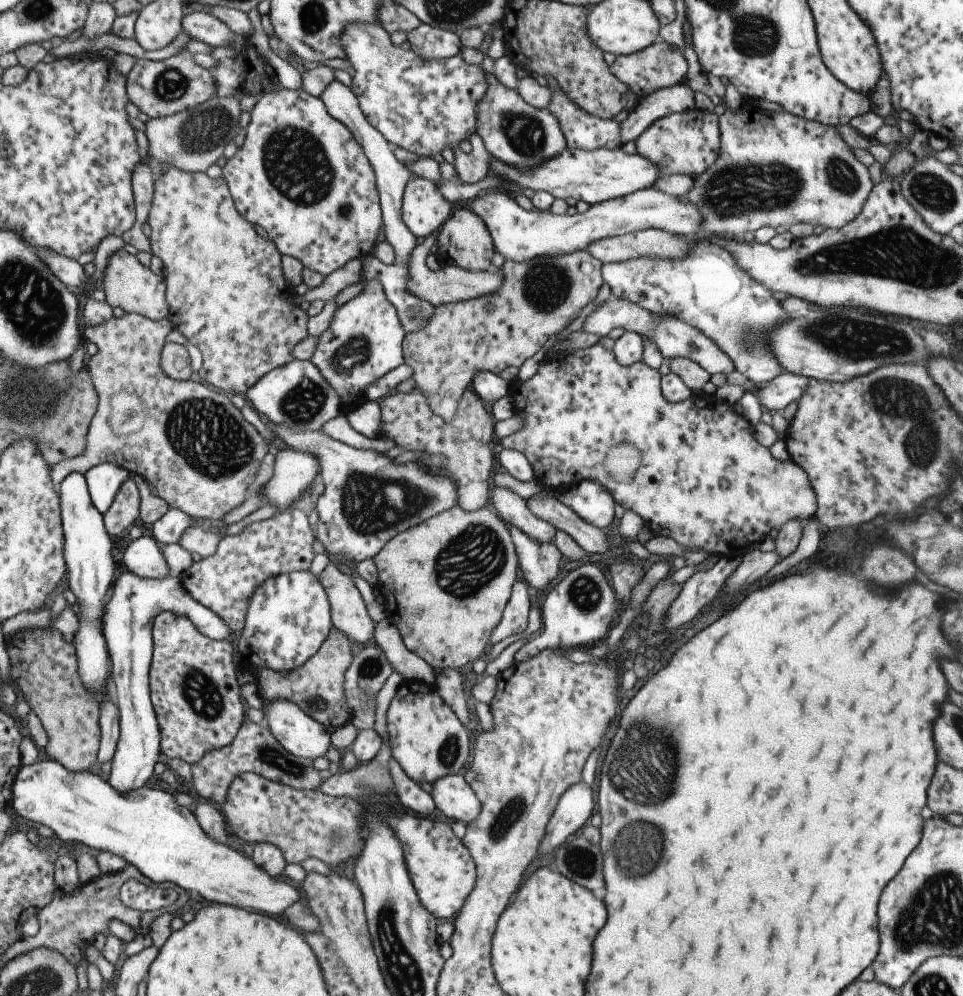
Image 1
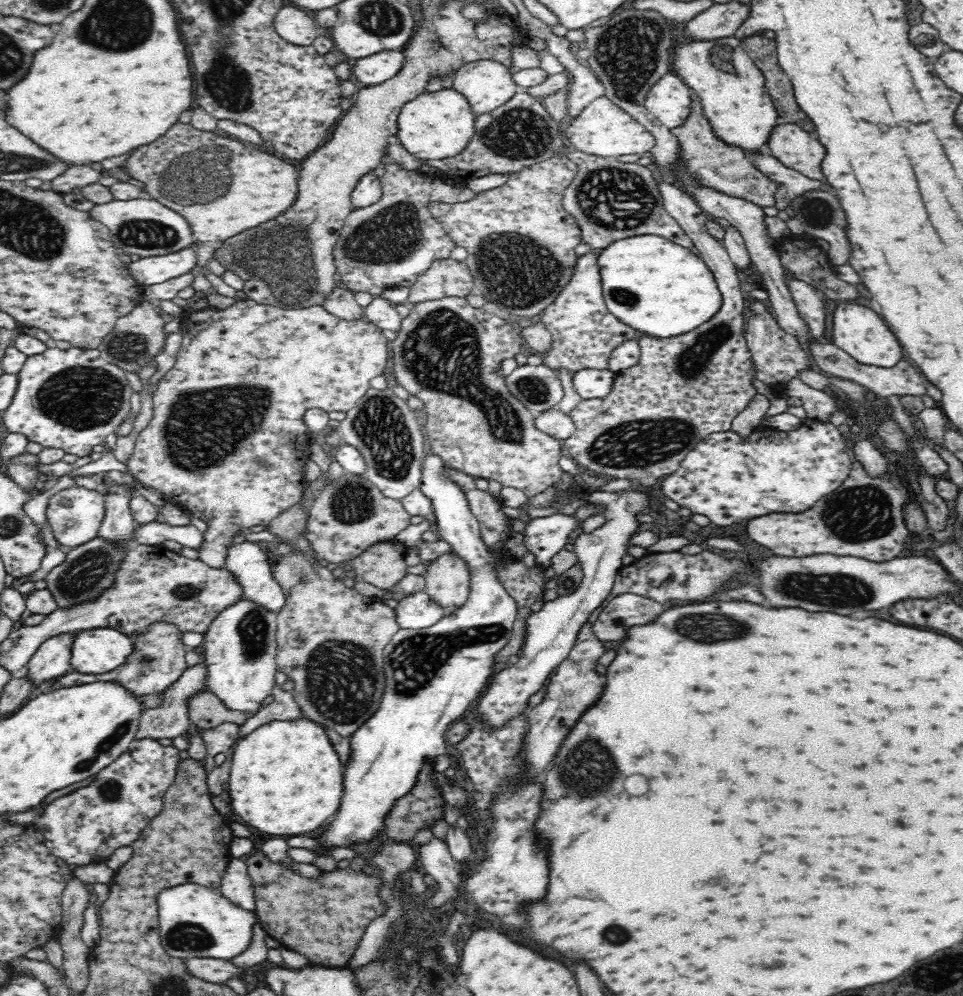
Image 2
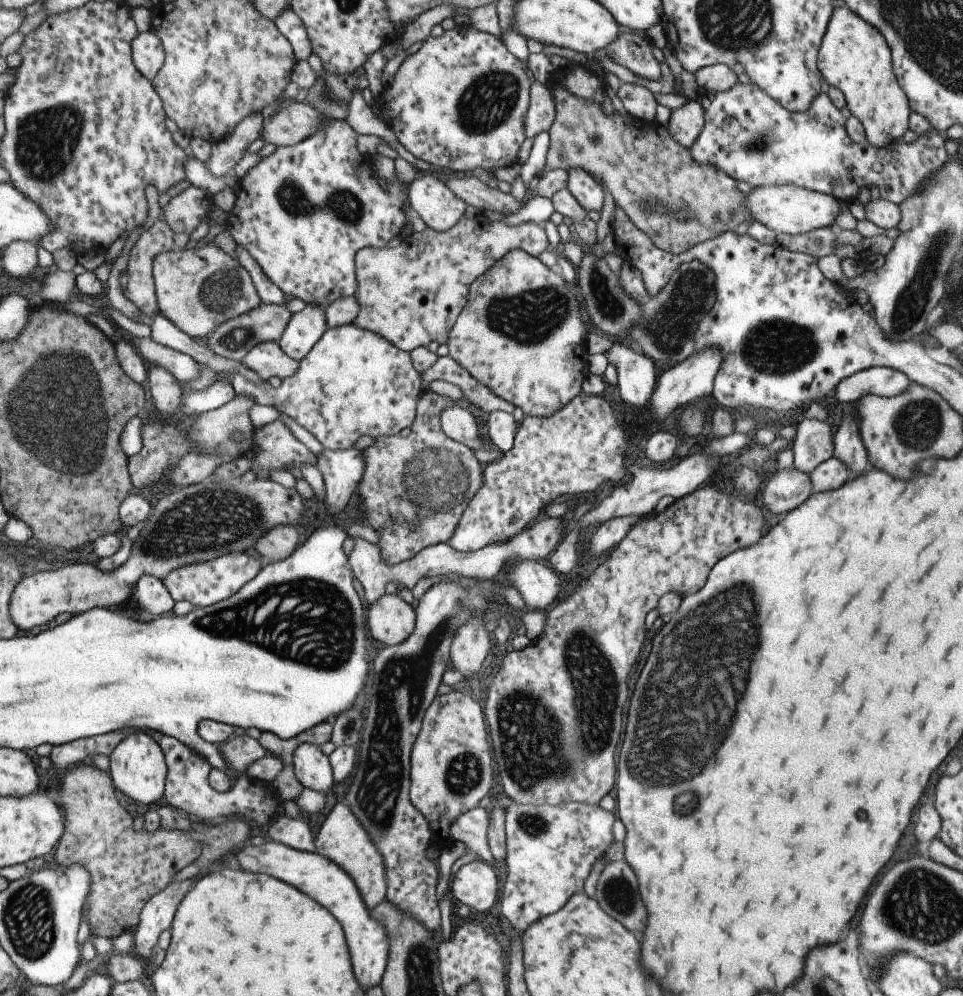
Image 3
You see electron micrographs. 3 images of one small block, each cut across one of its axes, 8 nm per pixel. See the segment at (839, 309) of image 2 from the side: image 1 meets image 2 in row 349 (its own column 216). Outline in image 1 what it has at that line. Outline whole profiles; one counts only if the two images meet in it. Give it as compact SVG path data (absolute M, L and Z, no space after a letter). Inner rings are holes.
M44 759L32 765L21 766L13 783L11 806L25 820L52 829L57 836L58 846L78 841L90 848L119 855L152 882L174 882L183 890L194 891L209 902L212 900L220 904L252 908L266 915L278 916L300 899L291 880L271 876L258 867L250 856L210 839L188 807L177 804L174 794L162 792L158 788L144 786L130 793L120 793L109 786L108 780L94 776L89 771L70 771L60 762Z

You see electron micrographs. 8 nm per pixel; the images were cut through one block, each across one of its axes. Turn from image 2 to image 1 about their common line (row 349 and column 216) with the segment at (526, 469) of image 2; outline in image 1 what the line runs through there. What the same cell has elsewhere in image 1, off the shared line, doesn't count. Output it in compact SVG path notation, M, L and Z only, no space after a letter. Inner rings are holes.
M126 313L122 318L113 317L108 323L102 322L98 325L90 325L86 323L85 320L83 329L84 338L89 342L93 342L98 347L98 352L90 358L90 364L88 364L87 370L98 392L99 406L89 427L87 446L84 453L76 456L74 459L57 463L51 469L51 484L53 485L54 491L58 494L63 479L68 477L71 473L76 472L85 475L85 473L95 465L115 463L133 476L140 475L150 488L154 490L155 494L160 496L160 498L169 505L170 509L177 509L184 512L188 517L195 519L196 523L209 523L220 526L227 513L232 512L234 508L238 508L238 506L244 503L246 498L245 493L254 482L261 462L268 453L268 442L262 438L258 430L244 418L241 410L234 407L230 398L222 396L220 392L216 392L216 390L212 390L212 388L208 388L208 386L204 386L204 384L192 382L190 379L188 381L176 381L162 373L162 370L159 368L160 354L165 346L166 336L174 329L168 318L164 318L160 321L152 321L137 313Z

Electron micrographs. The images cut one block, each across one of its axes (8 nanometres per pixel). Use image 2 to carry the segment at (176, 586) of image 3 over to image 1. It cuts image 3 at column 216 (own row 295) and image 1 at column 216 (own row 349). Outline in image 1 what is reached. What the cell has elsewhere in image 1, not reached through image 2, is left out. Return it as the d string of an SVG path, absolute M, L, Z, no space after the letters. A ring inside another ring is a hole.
M288 507L284 511L278 511L269 520L254 522L250 526L246 526L236 536L224 536L213 556L203 557L202 560L193 562L192 566L178 578L182 580L189 596L205 608L210 608L226 624L229 632L235 638L244 629L248 600L259 585L262 585L268 578L281 573L310 569L311 562L315 557L313 544L316 534L314 528L310 527L308 517L306 509Z

